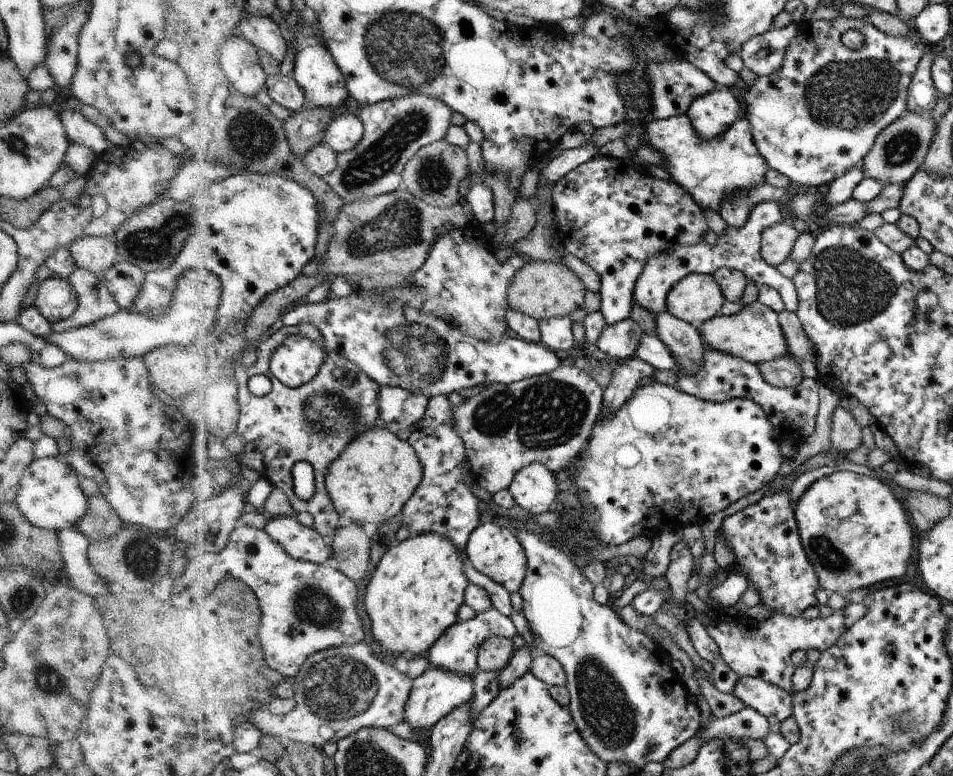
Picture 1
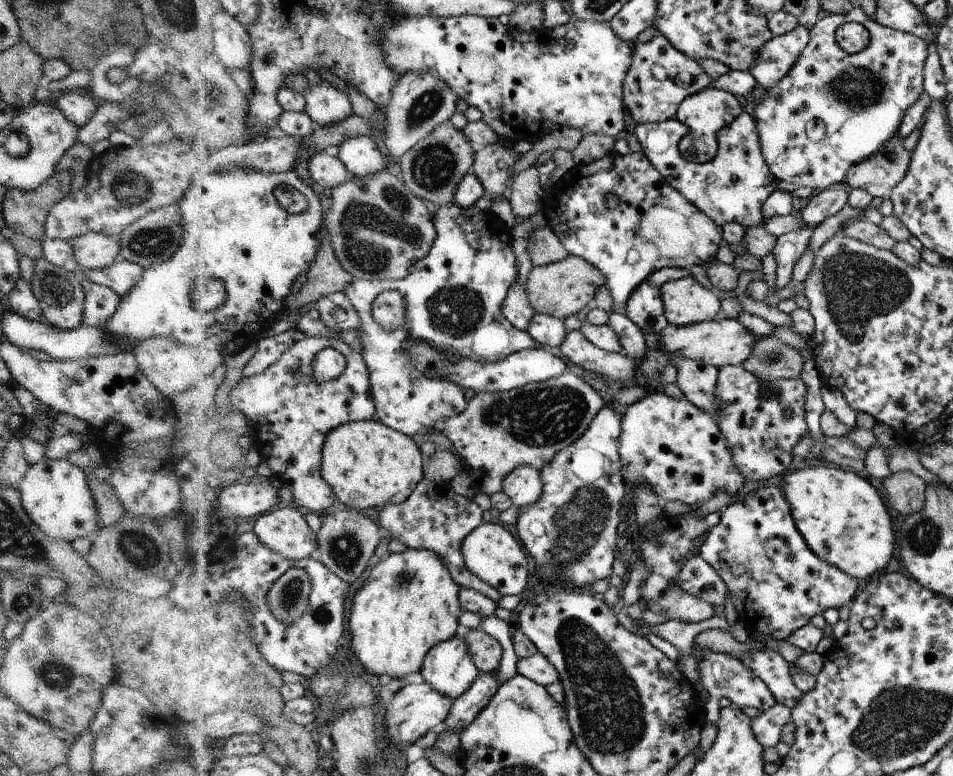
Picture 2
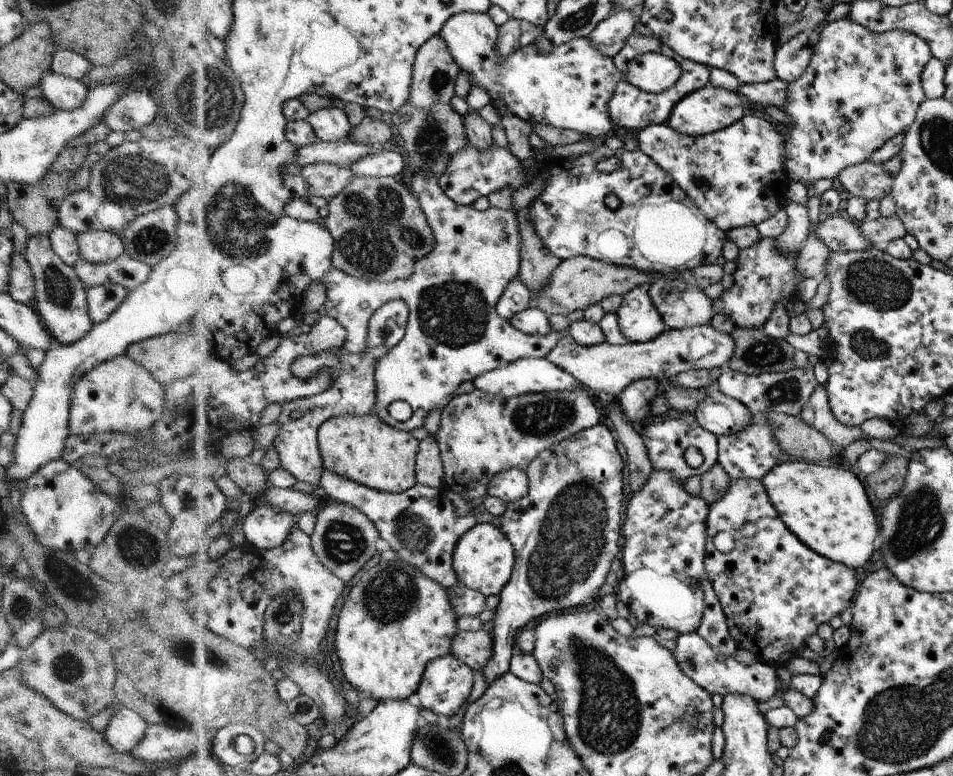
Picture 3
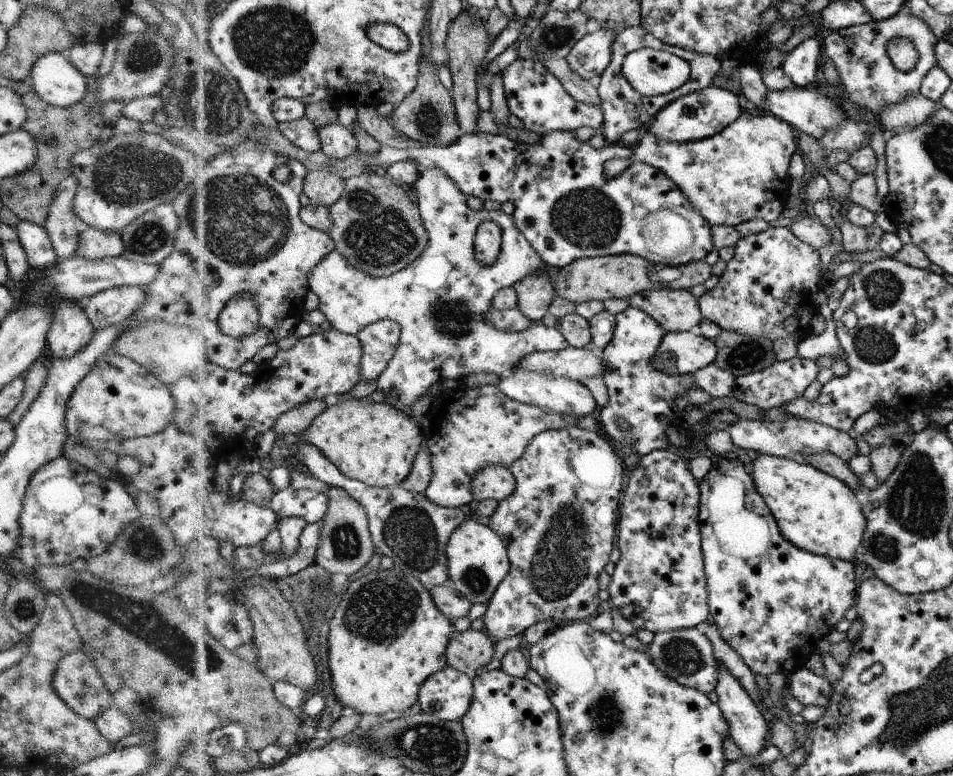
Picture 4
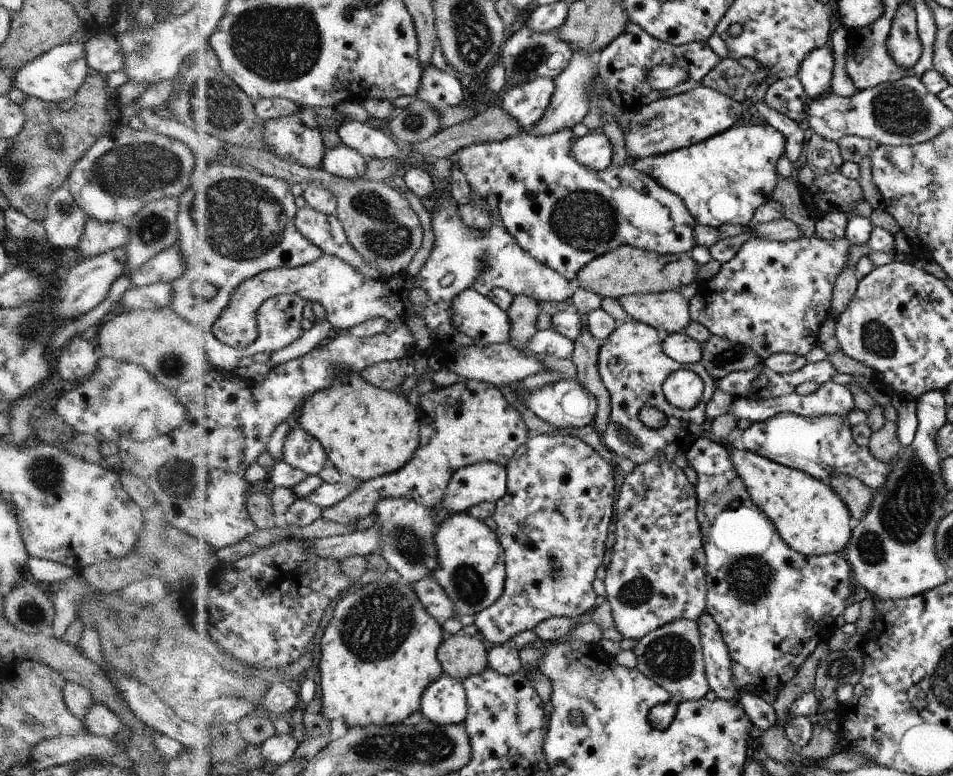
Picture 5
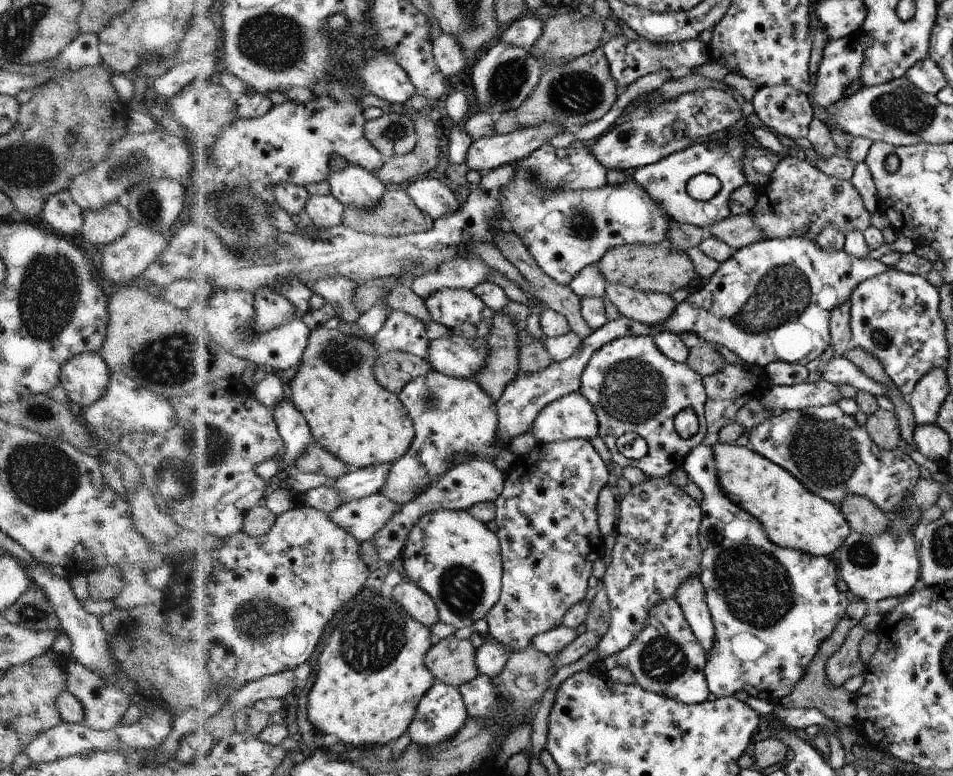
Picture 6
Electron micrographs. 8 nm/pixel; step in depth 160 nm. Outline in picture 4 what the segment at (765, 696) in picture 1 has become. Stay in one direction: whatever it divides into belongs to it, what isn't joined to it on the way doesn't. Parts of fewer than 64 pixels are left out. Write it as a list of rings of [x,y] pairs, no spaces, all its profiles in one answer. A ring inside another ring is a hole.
[[[701,627],[657,633],[654,641],[648,645],[652,662],[656,662],[656,666],[664,674],[668,674],[687,688],[702,691],[703,694],[710,694],[715,690],[720,680],[720,663],[715,658],[713,649],[711,640],[703,633]]]

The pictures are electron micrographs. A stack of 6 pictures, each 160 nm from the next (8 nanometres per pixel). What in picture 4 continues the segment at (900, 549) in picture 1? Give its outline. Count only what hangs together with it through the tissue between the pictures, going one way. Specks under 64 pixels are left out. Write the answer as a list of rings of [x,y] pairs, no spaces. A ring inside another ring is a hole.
[[[763,453],[751,456],[752,479],[767,502],[779,530],[794,546],[811,554],[852,561],[868,526],[859,498],[847,483],[814,466]]]

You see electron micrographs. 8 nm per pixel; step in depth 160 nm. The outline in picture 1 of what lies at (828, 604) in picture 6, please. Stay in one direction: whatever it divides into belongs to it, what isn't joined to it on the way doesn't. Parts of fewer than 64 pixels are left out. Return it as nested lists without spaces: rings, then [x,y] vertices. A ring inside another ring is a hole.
[[[788,489],[768,494],[741,512],[726,517],[719,530],[736,554],[730,571],[746,570],[749,588],[760,594],[760,600],[772,613],[801,616],[808,606],[817,604],[815,593],[821,588],[820,579],[804,550]]]

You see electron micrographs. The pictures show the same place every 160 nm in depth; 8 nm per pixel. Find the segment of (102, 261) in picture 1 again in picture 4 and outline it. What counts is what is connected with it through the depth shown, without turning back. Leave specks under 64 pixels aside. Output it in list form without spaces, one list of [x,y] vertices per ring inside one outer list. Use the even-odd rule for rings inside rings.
[[[82,227],[75,256],[89,260],[115,258],[123,255],[124,248],[121,232]]]

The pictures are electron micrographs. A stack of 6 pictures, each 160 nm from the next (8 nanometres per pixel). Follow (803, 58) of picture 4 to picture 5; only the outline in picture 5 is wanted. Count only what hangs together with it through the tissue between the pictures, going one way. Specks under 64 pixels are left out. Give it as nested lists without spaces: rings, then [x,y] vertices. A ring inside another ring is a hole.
[[[828,46],[814,49],[800,65],[797,77],[810,100],[828,92],[832,80],[832,50]]]

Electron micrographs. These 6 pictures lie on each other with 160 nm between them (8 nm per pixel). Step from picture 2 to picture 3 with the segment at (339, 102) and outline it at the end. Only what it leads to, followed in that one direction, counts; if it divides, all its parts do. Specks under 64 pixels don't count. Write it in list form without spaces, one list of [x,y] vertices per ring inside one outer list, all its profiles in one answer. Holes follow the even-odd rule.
[[[336,106],[312,112],[308,120],[315,127],[321,140],[338,142],[338,140],[349,139],[352,135],[353,127],[348,114]]]

